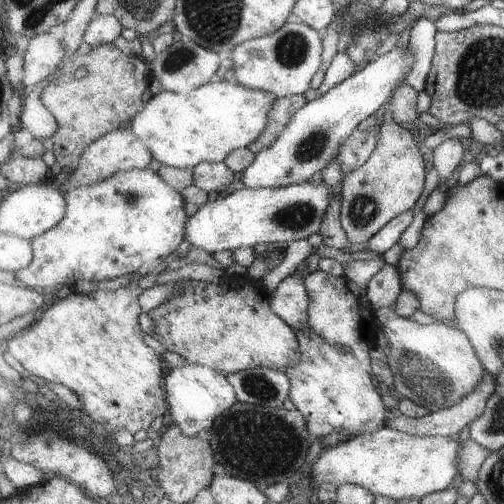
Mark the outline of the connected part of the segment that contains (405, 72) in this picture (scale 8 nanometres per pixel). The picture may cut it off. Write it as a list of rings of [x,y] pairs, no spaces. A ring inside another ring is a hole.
[[[407,44],[407,48],[397,48],[395,46],[385,56],[375,58],[363,72],[349,76],[345,82],[337,84],[327,94],[321,94],[319,100],[313,100],[305,108],[301,108],[291,118],[289,126],[283,130],[283,134],[279,136],[275,146],[265,148],[261,154],[257,154],[255,164],[243,172],[243,182],[247,184],[247,188],[259,190],[259,188],[289,188],[289,186],[299,186],[299,184],[305,184],[315,172],[323,172],[331,164],[331,160],[337,158],[339,148],[343,146],[345,140],[351,138],[351,134],[359,128],[359,124],[363,124],[367,118],[375,116],[375,112],[383,104],[389,104],[389,100],[393,98],[395,90],[401,88],[403,80],[409,76],[411,68],[413,68],[413,62],[415,62],[415,52],[411,50],[409,44]]]

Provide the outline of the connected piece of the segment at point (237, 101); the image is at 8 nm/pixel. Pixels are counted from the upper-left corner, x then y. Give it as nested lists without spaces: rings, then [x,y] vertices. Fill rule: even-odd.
[[[213,80],[189,94],[161,92],[153,96],[145,110],[135,116],[131,128],[147,142],[155,160],[163,166],[197,168],[203,162],[221,164],[235,150],[249,148],[263,136],[277,100],[271,92],[253,90],[233,80]]]

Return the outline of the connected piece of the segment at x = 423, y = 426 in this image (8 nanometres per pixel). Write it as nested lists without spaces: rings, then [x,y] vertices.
[[[485,376],[485,380],[479,384],[479,388],[467,396],[459,406],[441,410],[441,412],[431,412],[425,418],[409,418],[409,416],[391,416],[387,420],[387,428],[395,428],[399,432],[407,432],[413,436],[445,436],[445,438],[457,438],[457,434],[465,428],[471,426],[477,418],[483,416],[487,410],[487,404],[491,396],[497,392],[497,386],[493,382],[493,376]]]

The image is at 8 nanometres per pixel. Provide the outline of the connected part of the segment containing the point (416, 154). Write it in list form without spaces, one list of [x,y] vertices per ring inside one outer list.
[[[395,120],[383,124],[381,140],[377,144],[375,154],[359,170],[345,176],[343,182],[341,220],[351,244],[367,244],[373,236],[387,228],[391,220],[413,210],[425,190],[425,178],[427,164],[423,160],[423,154],[419,152],[415,134],[409,130],[409,126],[397,124]]]

